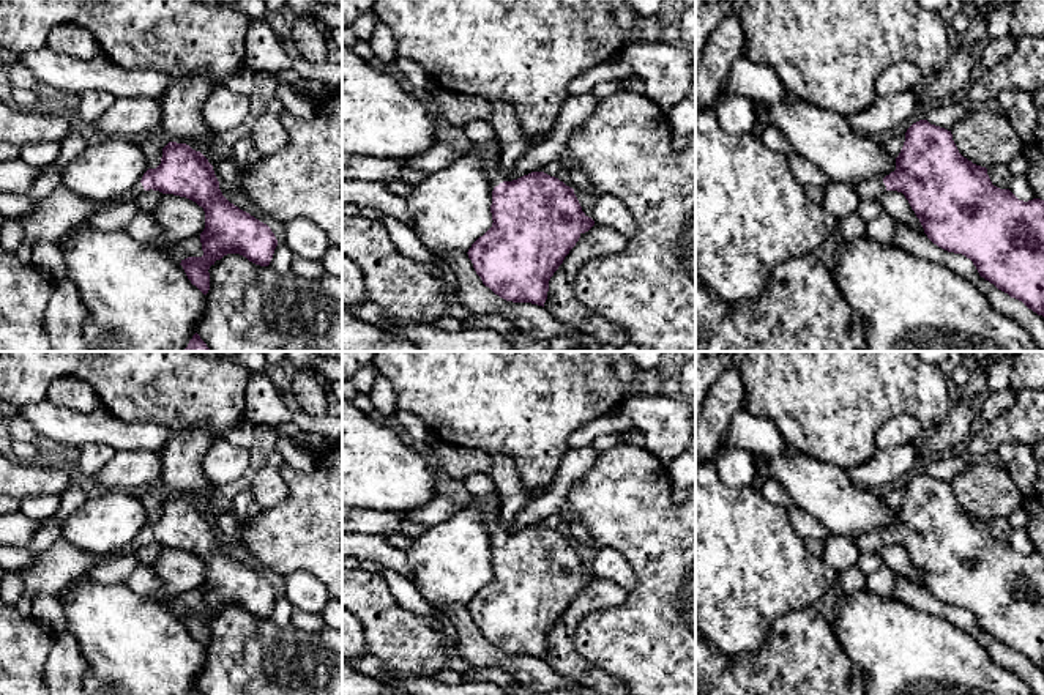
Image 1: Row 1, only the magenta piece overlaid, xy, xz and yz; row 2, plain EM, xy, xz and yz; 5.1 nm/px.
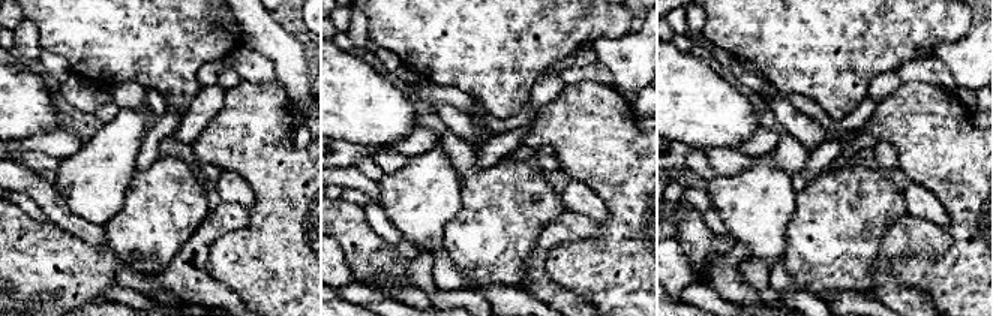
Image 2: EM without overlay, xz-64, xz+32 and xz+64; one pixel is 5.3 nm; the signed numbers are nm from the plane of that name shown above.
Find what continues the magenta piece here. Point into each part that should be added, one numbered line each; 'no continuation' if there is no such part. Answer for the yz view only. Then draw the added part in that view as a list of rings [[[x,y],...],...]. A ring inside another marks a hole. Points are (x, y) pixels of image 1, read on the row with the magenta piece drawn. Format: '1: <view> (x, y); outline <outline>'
1: yz (869, 189); outline [[[871,178],[855,184],[856,194],[861,200],[877,200],[883,192],[886,192],[886,186],[883,180]]]

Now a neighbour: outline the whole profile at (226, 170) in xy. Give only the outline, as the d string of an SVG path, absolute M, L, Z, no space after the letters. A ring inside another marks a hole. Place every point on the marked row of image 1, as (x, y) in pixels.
M224 159L218 164L211 164L214 175L218 178L219 183L227 183L229 186L232 186L233 180L238 175L238 169L235 165L235 162L232 159Z

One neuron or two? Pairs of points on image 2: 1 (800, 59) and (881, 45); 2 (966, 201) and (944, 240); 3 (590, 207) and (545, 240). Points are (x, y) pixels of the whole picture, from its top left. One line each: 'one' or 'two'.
1: one
2: two
3: two

